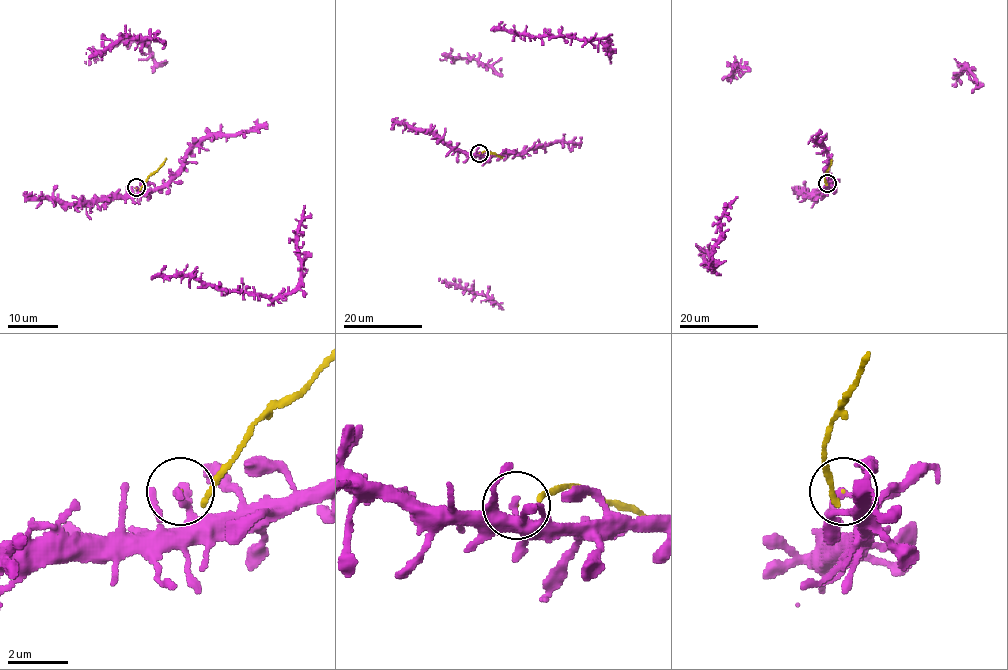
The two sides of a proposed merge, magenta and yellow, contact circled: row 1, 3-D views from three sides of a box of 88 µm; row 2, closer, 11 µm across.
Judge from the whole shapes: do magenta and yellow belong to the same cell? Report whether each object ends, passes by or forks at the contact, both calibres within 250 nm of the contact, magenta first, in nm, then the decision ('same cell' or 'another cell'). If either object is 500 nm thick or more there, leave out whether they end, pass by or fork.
magenta ends | yellow ends | 240/90 nm | same cell

